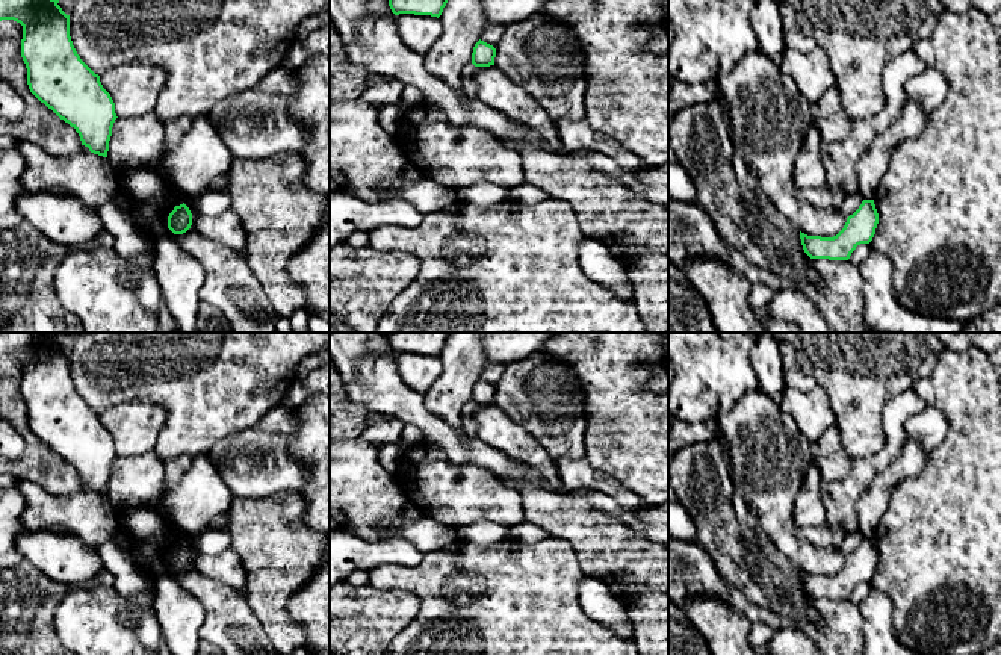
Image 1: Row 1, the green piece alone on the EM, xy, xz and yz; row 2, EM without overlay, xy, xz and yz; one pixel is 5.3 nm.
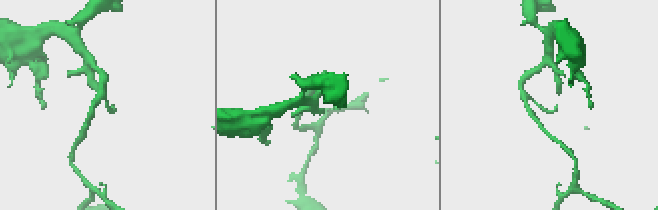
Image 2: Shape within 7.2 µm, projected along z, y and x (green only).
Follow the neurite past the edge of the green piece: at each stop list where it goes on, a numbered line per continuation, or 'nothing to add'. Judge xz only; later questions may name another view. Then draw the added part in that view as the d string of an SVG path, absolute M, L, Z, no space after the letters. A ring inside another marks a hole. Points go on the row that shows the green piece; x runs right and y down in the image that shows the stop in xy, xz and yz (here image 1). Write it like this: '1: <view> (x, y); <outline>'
nothing to add

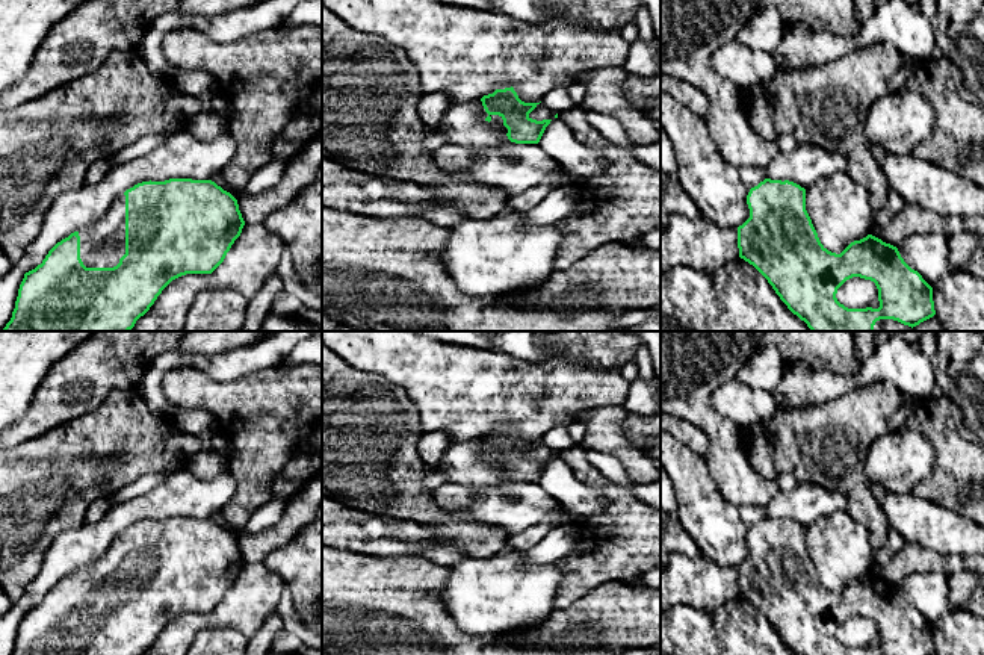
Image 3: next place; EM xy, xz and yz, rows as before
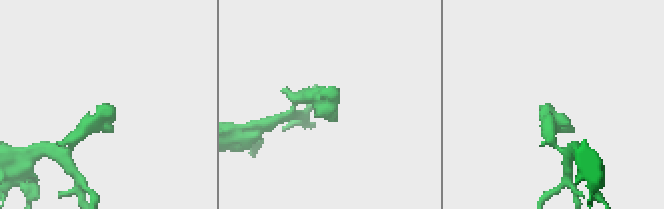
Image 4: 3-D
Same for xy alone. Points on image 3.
1: xy (103, 241); M125 195L91 224L79 228L80 259L86 268L113 268L125 254Z

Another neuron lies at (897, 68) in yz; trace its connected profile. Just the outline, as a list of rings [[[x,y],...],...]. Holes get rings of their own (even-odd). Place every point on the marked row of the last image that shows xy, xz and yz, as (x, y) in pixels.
[[[869,44],[825,65],[777,68],[769,85],[747,91],[748,104],[742,110],[750,126],[765,139],[792,135],[798,144],[812,142],[845,156],[845,172],[868,191],[872,212],[877,212],[887,207],[889,186],[865,133],[866,116],[877,100],[902,89],[917,65],[890,45]]]

